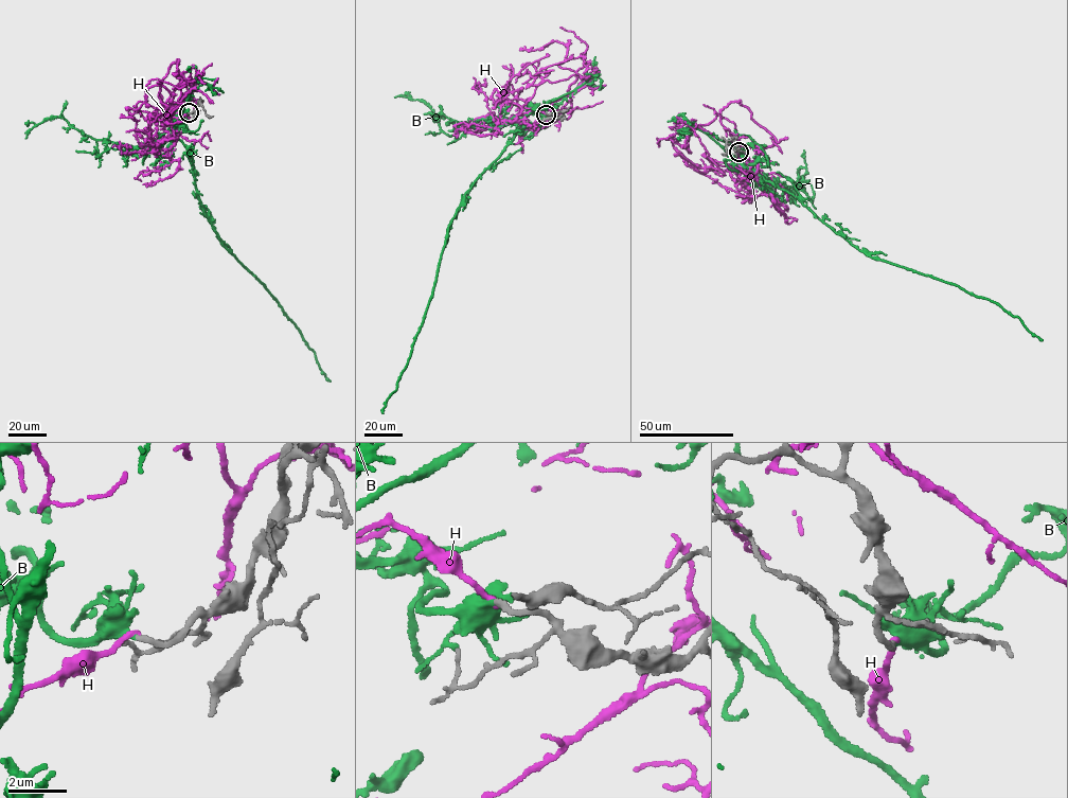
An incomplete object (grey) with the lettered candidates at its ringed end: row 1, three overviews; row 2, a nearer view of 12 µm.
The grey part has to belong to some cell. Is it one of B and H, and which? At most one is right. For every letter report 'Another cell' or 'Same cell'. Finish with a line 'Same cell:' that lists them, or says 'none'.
B: Same cell
H: Another cell
Same cell: B

